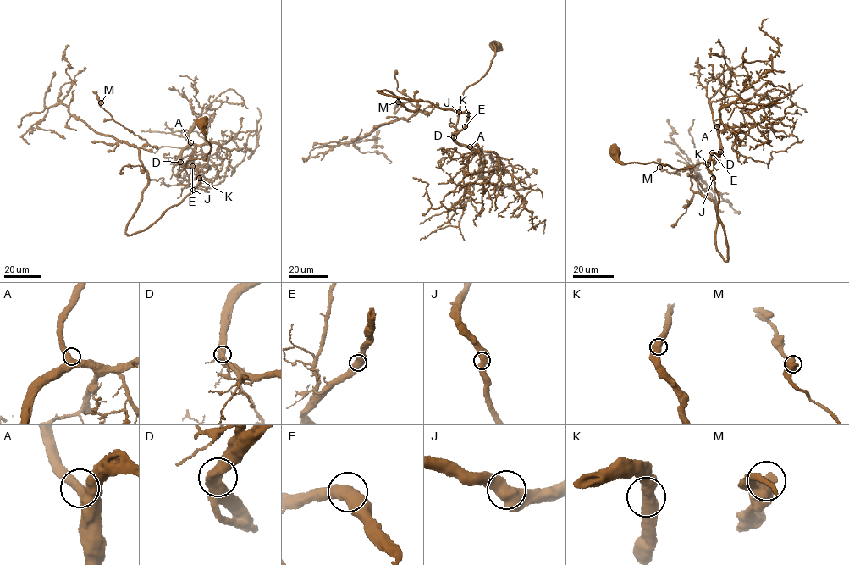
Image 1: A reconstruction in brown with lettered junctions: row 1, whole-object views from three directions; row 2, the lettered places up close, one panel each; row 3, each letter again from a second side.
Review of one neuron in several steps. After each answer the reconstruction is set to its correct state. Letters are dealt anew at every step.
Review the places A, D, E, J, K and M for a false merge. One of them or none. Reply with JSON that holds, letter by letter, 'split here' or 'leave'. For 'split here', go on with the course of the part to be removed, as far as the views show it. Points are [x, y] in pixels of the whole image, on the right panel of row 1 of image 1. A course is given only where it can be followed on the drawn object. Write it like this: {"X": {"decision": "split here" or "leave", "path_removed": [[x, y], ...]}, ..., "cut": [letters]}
{"A": {"decision": "leave"}, "D": {"decision": "leave"}, "E": {"decision": "leave"}, "J": {"decision": "leave"}, "K": {"decision": "leave"}, "M": {"decision": "leave"}, "cut": []}

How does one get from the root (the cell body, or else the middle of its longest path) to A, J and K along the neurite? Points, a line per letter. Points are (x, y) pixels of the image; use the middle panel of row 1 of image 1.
A: (495, 45), (489, 69), (467, 85), (461, 99), (454, 136), (457, 144), (470, 146)
J: (495, 45), (495, 54), (489, 69), (464, 91), (457, 131), (462, 130), (467, 113), (459, 112)
K: (495, 45), (495, 54), (489, 69), (464, 91), (455, 128), (457, 131), (462, 130), (468, 114)

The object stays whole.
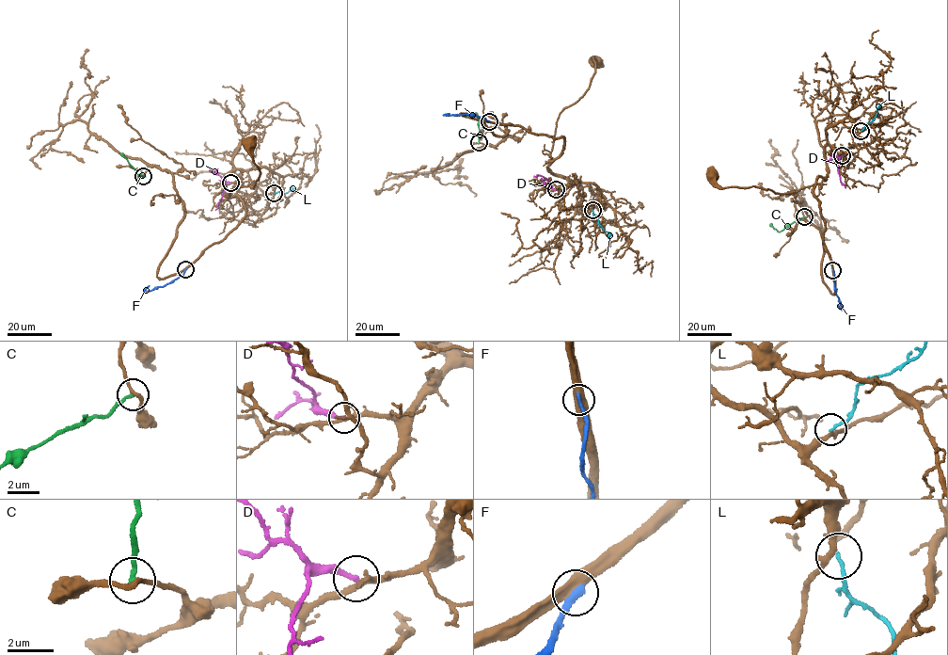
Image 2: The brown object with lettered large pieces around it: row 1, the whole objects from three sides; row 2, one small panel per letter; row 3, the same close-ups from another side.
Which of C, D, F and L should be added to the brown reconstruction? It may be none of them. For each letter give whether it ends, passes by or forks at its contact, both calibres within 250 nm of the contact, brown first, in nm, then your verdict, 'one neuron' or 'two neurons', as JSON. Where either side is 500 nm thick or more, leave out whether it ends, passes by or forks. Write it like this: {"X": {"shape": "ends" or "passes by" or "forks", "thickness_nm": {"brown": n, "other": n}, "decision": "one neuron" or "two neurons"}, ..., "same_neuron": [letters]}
{"C": {"shape": "ends", "thickness_nm": {"brown": 200, "other": 200}, "decision": "two neurons"}, "D": {"shape": "ends", "thickness_nm": {"brown": 180, "other": 200}, "decision": "two neurons"}, "F": {"shape": "ends", "thickness_nm": {"brown": 480, "other": 300}, "decision": "two neurons"}, "L": {"shape": "ends", "thickness_nm": {"brown": 260, "other": 160}, "decision": "two neurons"}, "same_neuron": []}

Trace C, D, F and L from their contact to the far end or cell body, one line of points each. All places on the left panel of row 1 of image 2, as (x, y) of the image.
C: (143, 176), (120, 153)
D: (230, 183), (226, 183), (222, 199), (215, 209)
F: (185, 269), (183, 274), (164, 285), (146, 291), (149, 285)
L: (274, 193), (282, 194), (292, 189), (291, 187)

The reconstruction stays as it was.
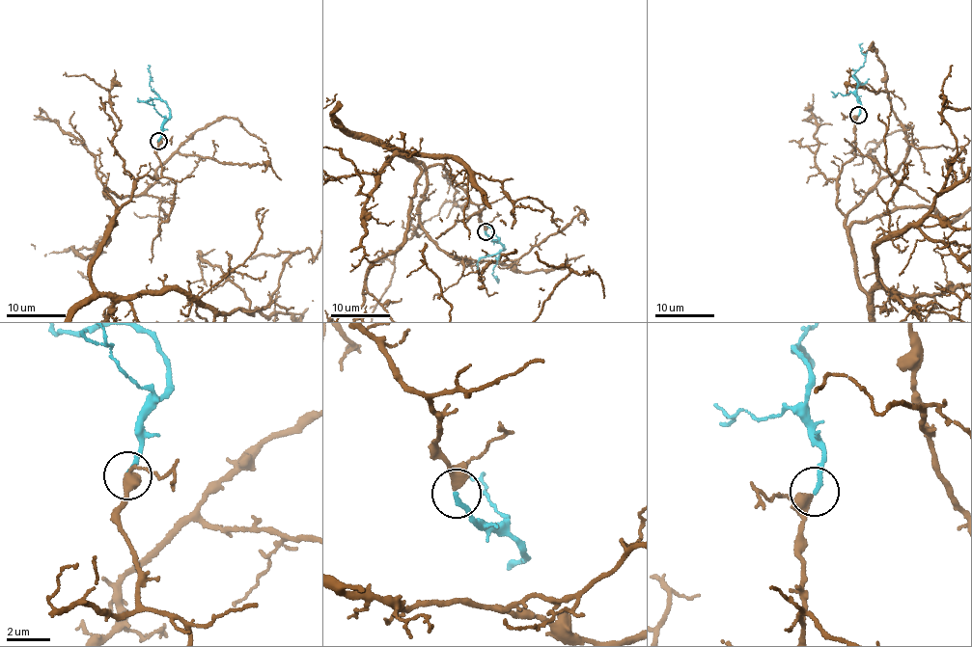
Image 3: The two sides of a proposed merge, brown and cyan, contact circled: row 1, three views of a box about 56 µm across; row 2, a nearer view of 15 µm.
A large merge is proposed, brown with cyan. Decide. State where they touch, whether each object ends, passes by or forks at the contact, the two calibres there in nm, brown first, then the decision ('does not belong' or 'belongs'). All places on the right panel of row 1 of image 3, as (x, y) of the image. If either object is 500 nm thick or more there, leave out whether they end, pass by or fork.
place (858, 115); brown passes by; cyan ends; calibres 340 and 220 nm; belongs

